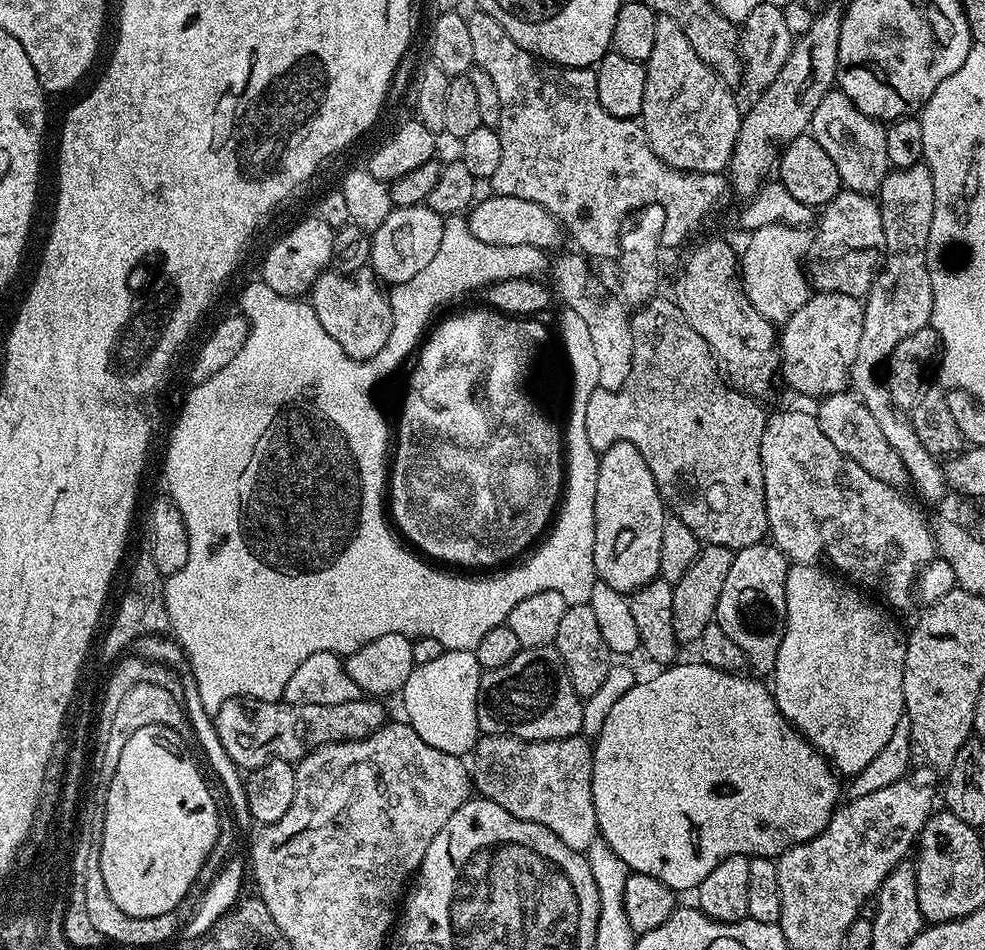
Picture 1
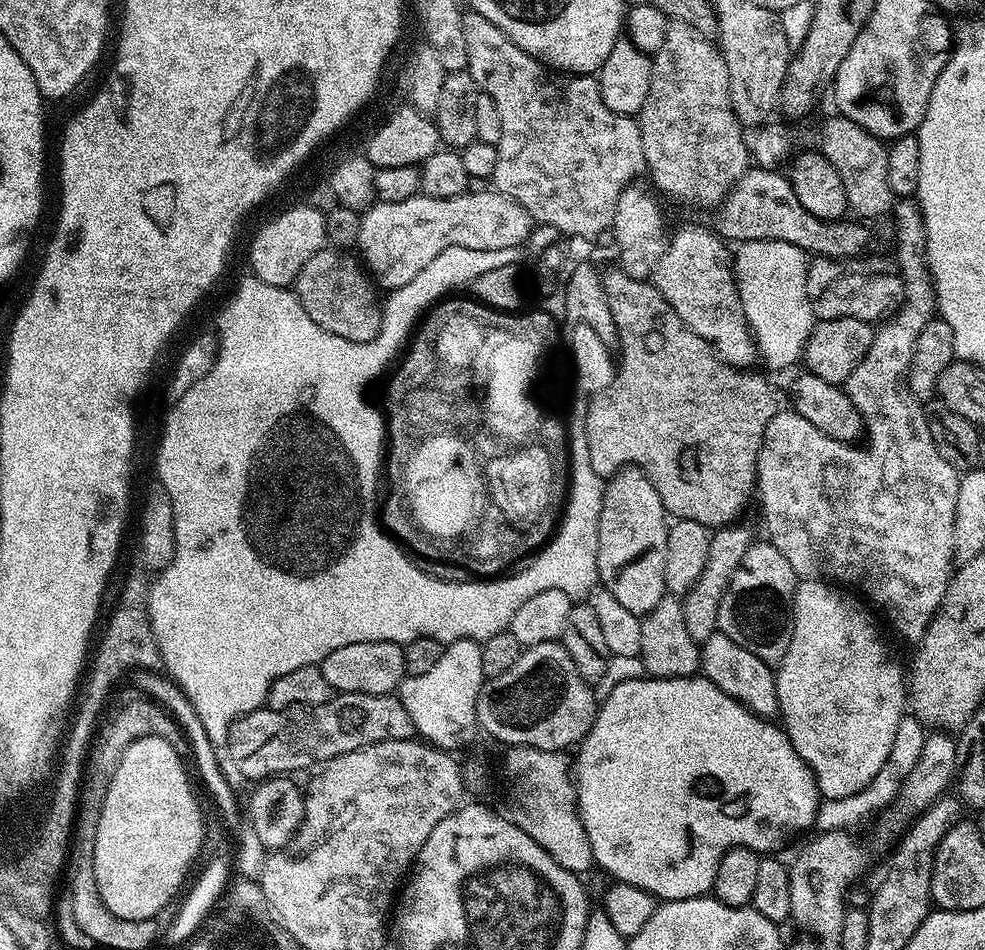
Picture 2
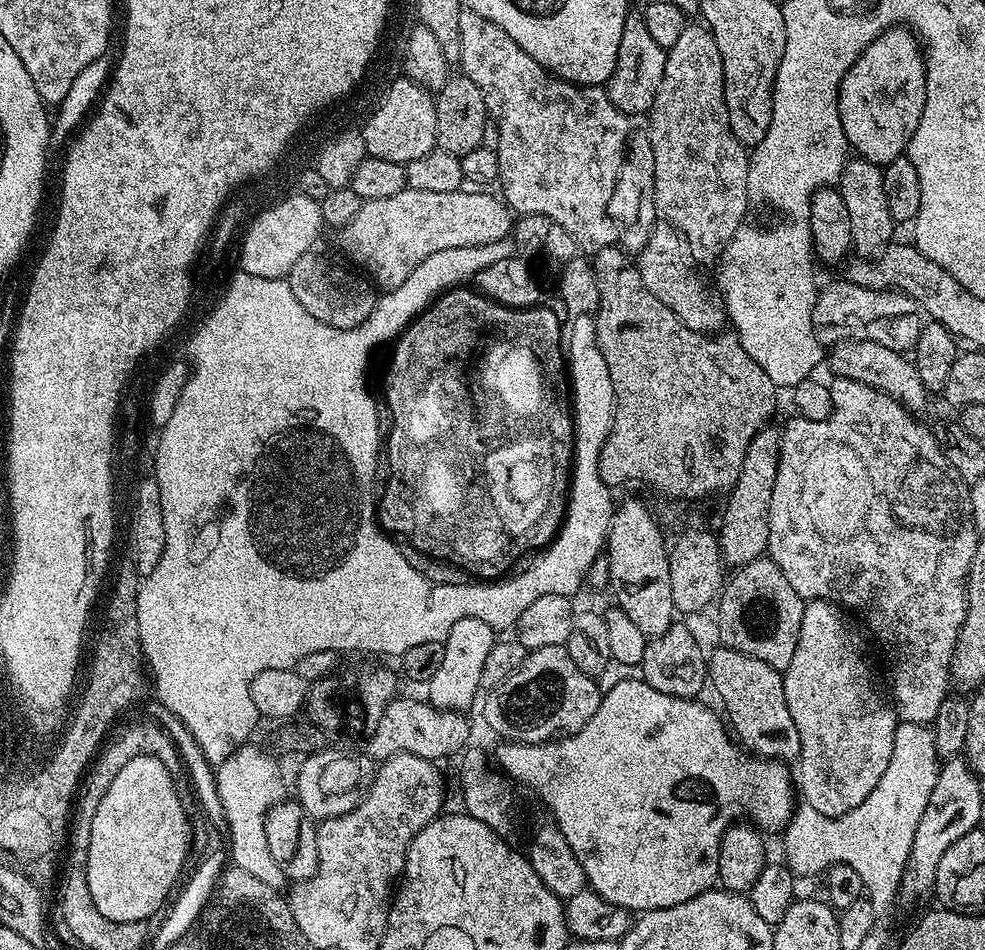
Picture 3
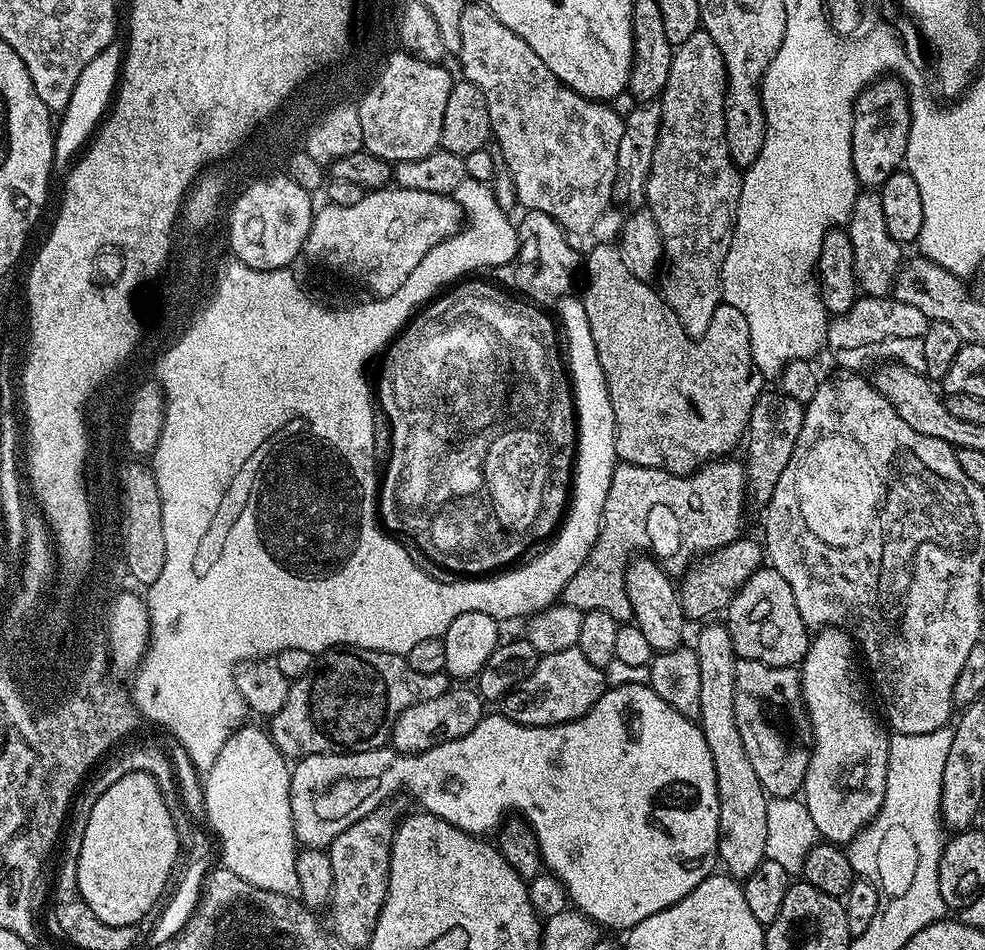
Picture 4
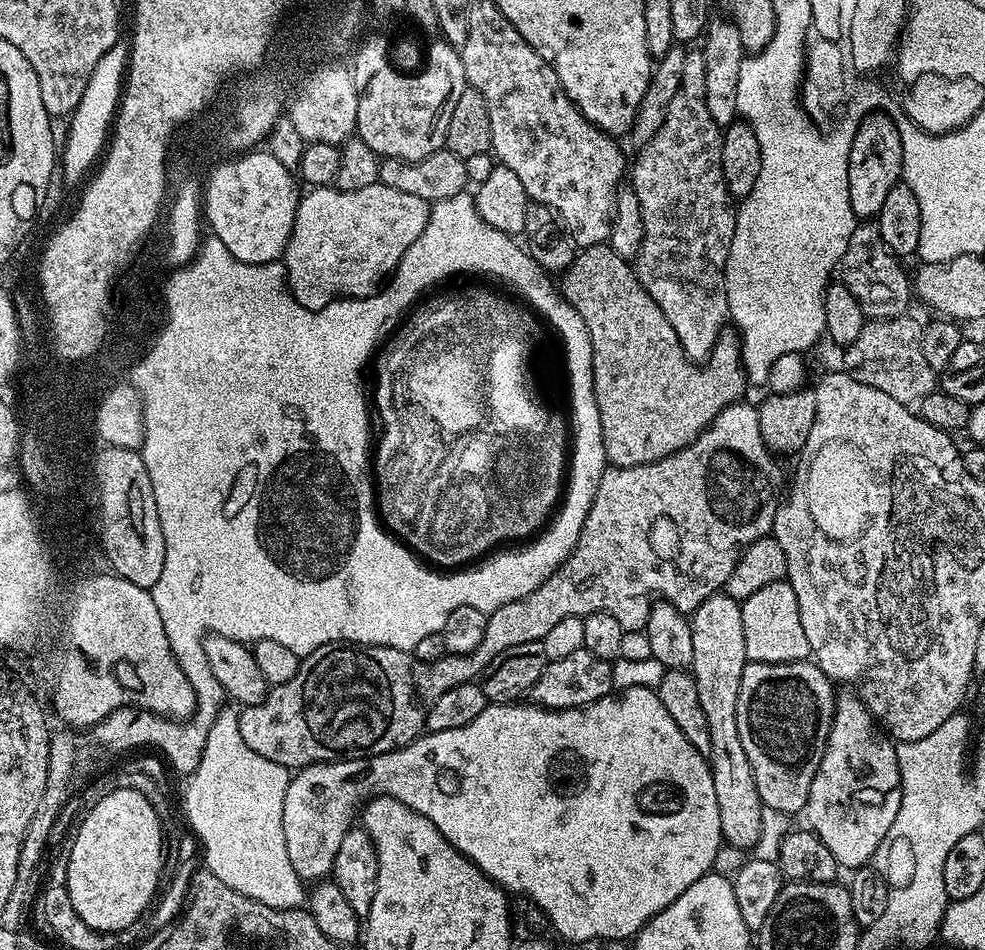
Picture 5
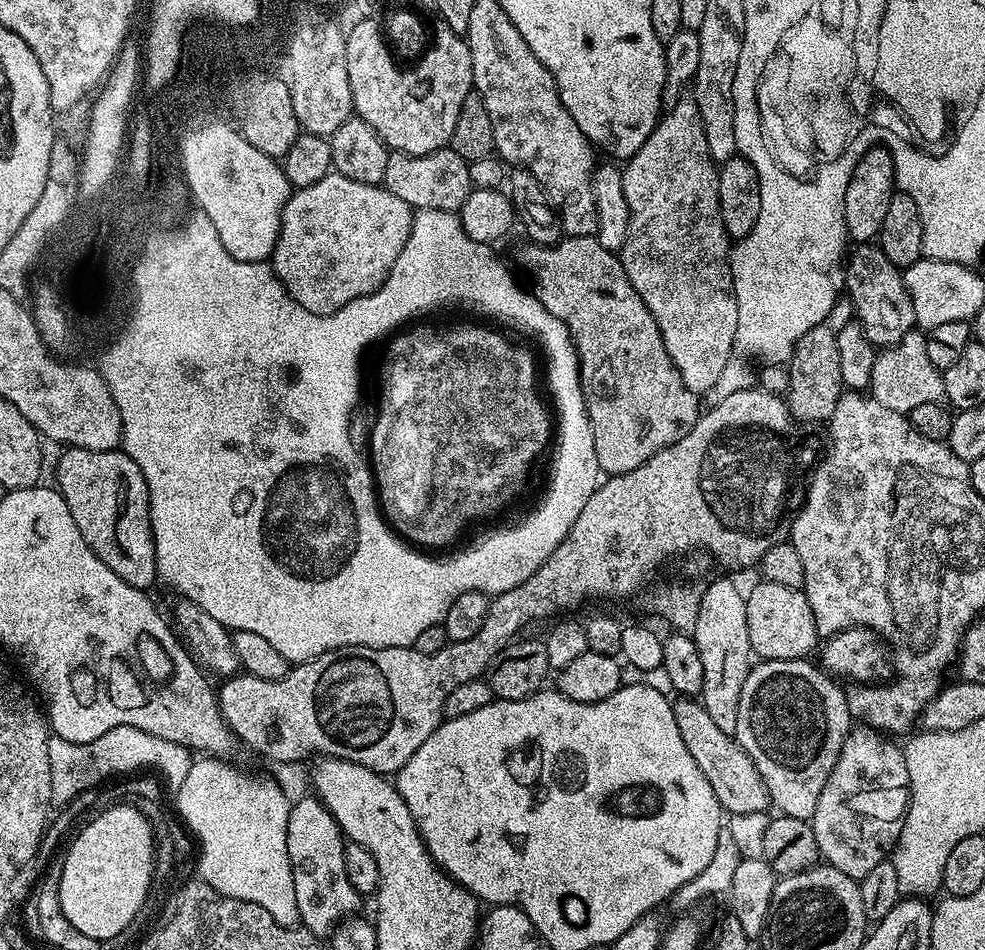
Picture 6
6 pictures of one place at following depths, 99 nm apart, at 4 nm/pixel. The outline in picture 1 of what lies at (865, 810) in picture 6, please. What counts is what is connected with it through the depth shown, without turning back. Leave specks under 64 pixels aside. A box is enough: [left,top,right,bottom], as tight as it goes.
[770,563,906,778]

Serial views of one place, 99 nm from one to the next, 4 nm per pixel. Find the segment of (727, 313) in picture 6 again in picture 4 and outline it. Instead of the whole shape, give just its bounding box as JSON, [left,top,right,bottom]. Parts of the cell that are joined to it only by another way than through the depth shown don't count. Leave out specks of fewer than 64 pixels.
[644,32,742,338]

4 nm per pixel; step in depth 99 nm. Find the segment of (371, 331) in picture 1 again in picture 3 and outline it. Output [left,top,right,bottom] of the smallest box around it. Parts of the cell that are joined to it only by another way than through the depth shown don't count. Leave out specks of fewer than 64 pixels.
[286,251,378,330]

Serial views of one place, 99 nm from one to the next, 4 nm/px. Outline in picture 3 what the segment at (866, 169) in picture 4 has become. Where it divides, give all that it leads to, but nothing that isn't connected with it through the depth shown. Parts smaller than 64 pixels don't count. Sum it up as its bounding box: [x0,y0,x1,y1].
[838,26,926,166]

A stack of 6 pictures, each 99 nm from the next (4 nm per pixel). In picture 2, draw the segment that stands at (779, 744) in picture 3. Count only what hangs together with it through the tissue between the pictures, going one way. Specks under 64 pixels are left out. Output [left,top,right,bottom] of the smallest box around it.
[700,630,780,718]

